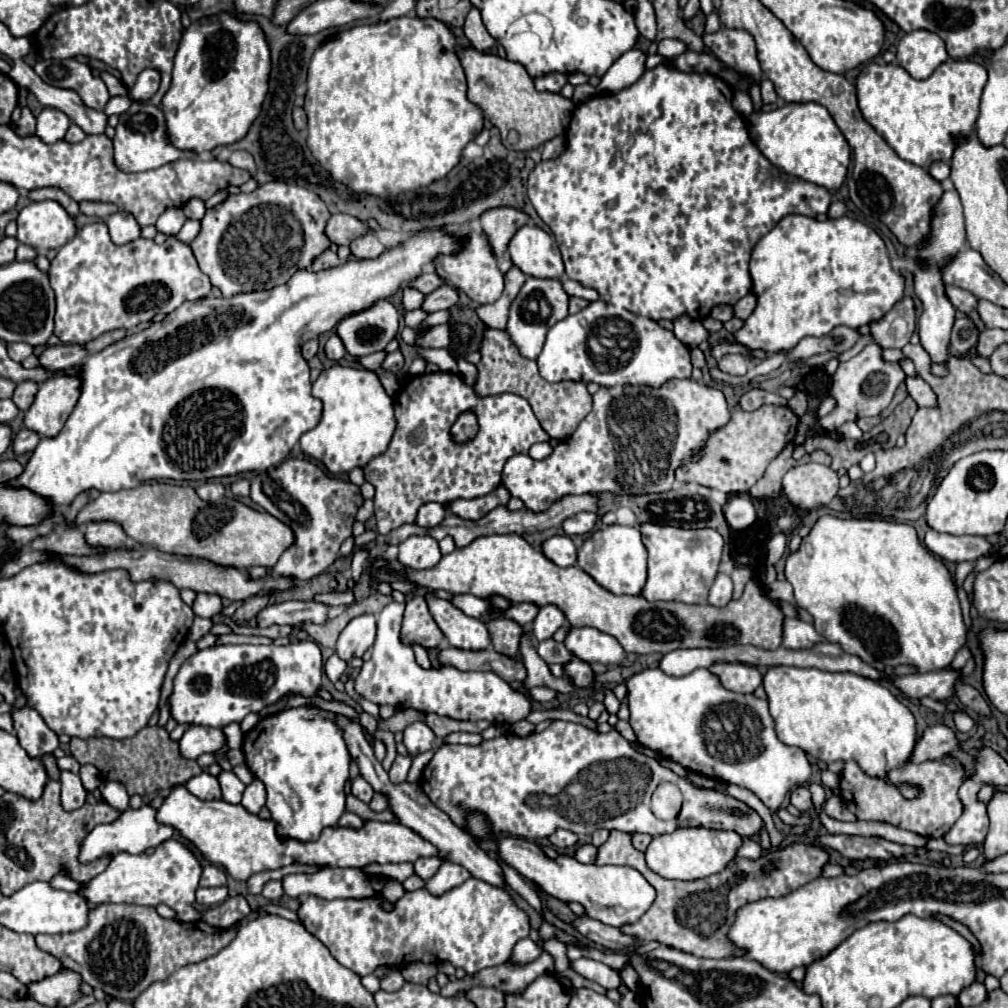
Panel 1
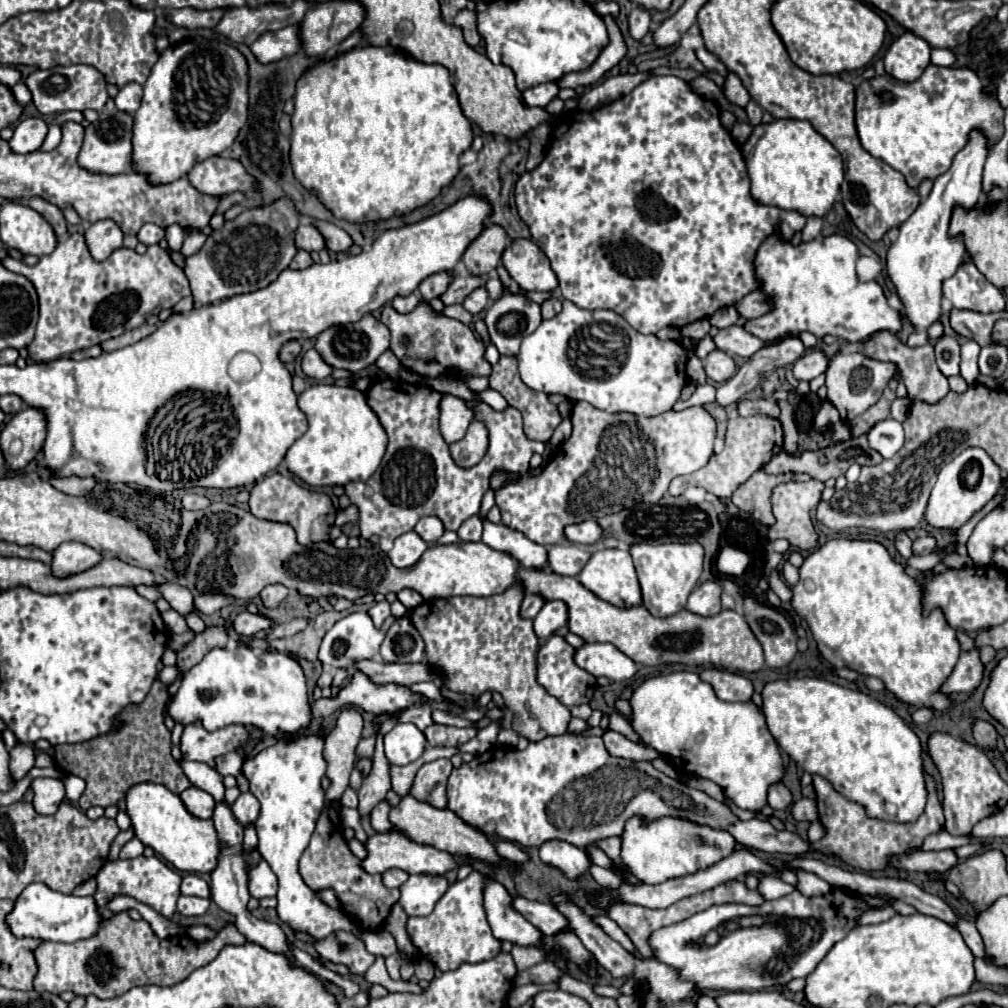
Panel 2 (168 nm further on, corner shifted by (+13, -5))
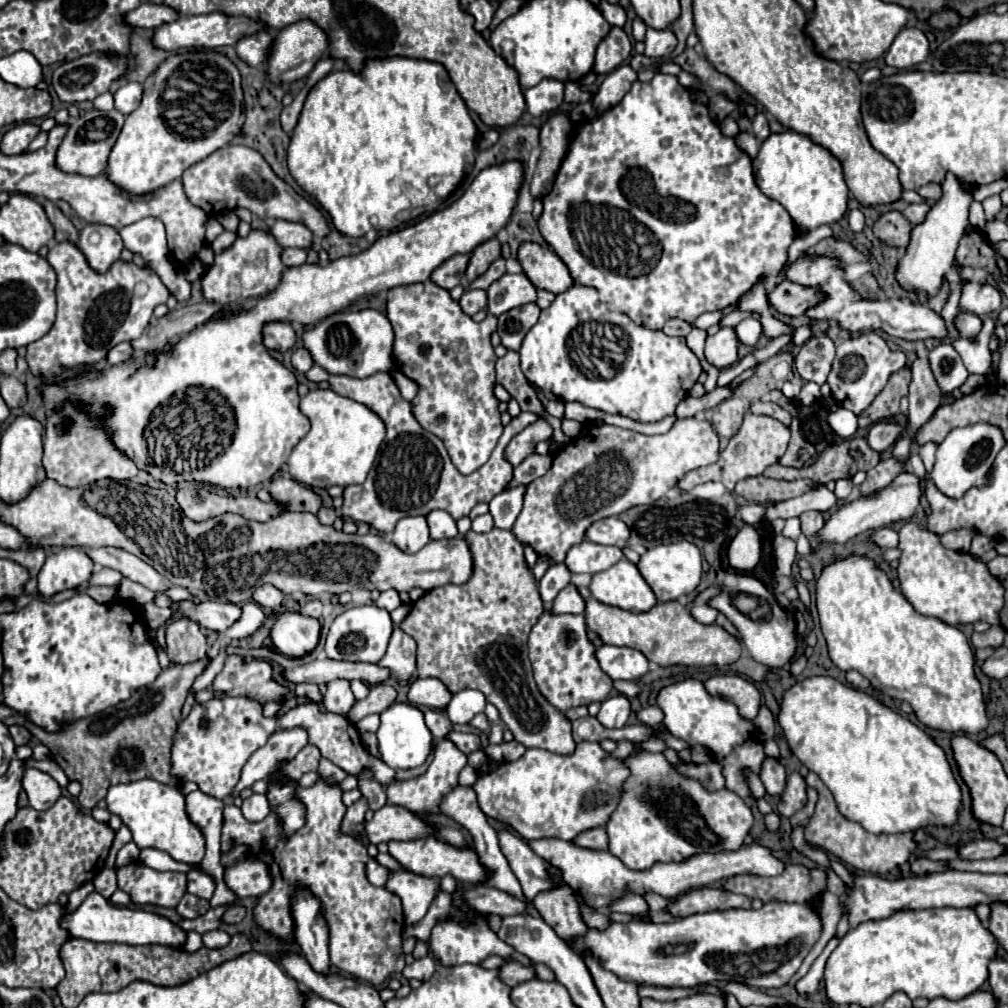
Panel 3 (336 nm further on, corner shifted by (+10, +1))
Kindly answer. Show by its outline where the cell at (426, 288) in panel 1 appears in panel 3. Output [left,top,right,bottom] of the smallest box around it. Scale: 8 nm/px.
[430,254,470,290]

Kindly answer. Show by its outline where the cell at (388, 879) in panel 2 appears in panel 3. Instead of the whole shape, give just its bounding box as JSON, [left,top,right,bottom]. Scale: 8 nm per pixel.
[366,860,388,886]

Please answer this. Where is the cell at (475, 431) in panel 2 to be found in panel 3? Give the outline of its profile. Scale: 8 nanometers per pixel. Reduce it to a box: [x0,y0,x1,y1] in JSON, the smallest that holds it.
[386,280,502,474]

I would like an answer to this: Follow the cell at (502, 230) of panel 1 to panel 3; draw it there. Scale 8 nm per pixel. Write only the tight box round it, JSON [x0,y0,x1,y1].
[466,238,500,282]

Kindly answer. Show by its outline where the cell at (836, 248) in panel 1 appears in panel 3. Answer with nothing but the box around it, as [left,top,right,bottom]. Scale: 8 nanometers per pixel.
[786,256,948,342]

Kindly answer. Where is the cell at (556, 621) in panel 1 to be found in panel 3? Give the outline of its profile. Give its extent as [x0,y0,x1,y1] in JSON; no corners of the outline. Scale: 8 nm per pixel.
[552,582,584,614]

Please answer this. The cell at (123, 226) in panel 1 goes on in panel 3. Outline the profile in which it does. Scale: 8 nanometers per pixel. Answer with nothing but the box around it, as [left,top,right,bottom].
[78,224,124,274]

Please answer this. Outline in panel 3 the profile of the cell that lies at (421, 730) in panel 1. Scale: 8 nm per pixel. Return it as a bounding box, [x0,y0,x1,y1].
[376,702,434,770]

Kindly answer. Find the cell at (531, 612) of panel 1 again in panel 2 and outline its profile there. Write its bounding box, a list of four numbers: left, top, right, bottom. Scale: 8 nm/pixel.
[521,594,543,620]

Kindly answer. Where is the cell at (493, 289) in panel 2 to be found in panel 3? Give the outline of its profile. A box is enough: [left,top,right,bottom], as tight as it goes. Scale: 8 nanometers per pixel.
[488,274,536,316]

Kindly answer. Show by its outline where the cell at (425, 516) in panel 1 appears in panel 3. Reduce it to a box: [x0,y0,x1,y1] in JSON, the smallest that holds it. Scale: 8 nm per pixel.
[426,510,460,540]

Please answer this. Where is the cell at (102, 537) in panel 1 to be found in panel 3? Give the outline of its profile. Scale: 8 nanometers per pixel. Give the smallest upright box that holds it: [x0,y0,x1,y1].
[38,548,94,598]

